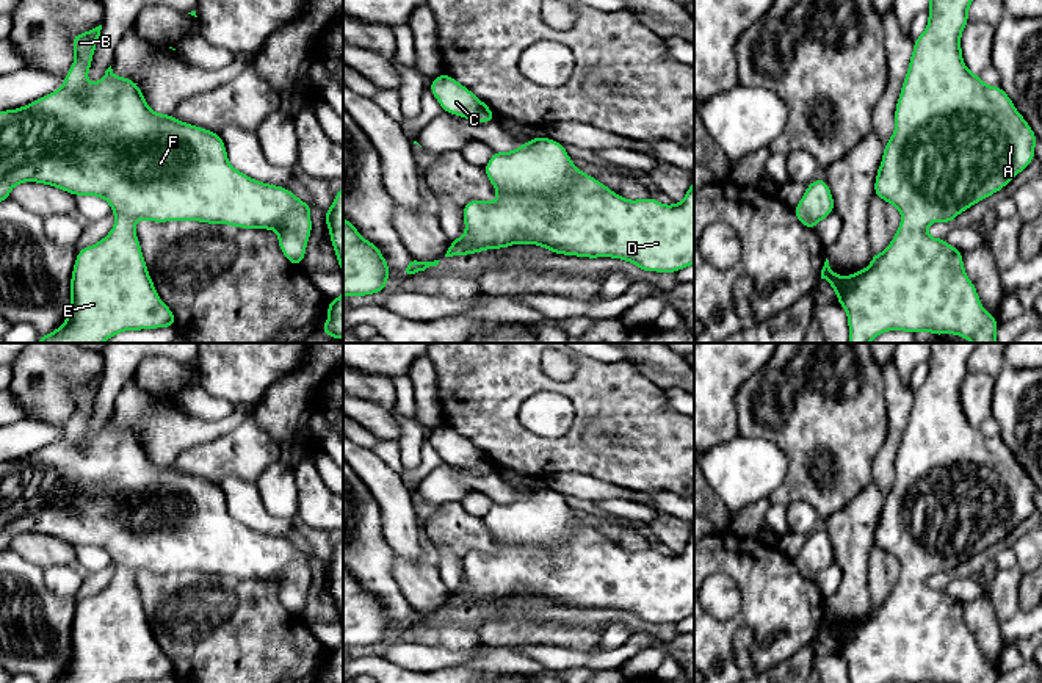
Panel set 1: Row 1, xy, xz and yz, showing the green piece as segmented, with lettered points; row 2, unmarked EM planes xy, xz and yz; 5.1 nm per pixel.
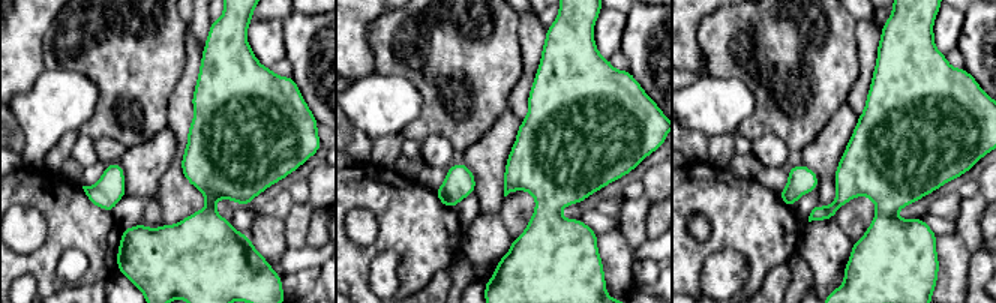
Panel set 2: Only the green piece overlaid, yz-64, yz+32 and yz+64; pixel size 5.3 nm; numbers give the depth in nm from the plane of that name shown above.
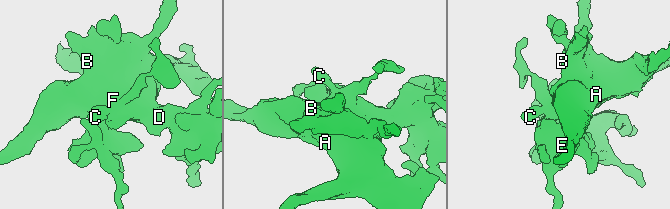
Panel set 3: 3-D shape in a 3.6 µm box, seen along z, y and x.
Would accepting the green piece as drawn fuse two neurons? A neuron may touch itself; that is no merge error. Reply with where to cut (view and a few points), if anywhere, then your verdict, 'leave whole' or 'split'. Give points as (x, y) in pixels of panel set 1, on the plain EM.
no cut | leave whole

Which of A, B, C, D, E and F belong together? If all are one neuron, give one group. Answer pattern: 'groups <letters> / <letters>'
groups A B C D E F

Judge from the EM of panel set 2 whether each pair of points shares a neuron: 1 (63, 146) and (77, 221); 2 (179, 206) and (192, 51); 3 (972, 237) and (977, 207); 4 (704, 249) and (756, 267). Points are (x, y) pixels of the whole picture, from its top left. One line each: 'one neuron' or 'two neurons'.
1: two neurons
2: one neuron
3: one neuron
4: one neuron

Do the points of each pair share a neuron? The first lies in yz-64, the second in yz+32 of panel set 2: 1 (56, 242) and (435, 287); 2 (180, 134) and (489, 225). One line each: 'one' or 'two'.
1: two
2: two

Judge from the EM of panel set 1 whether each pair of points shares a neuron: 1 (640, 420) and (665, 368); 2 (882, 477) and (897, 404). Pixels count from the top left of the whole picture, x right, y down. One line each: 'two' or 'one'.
1: two
2: one

